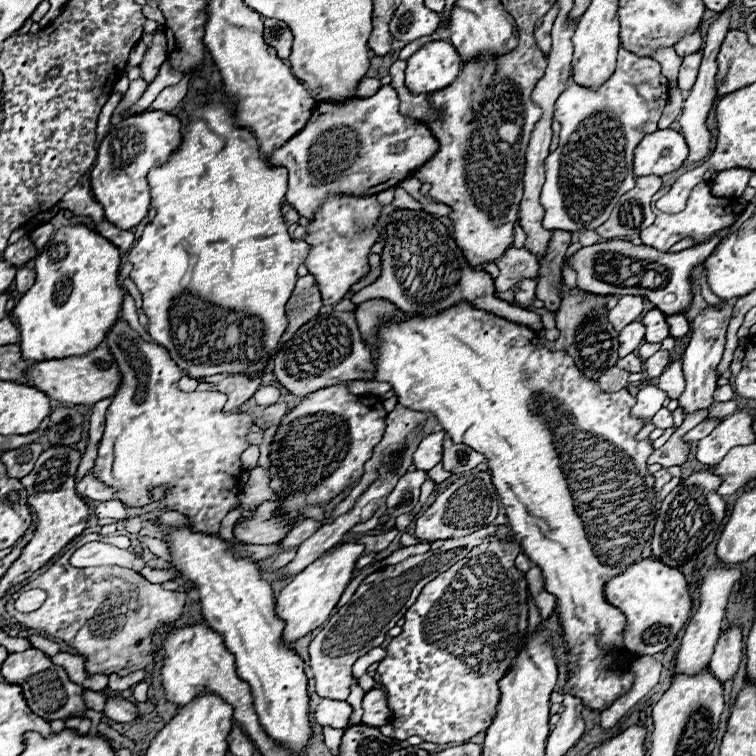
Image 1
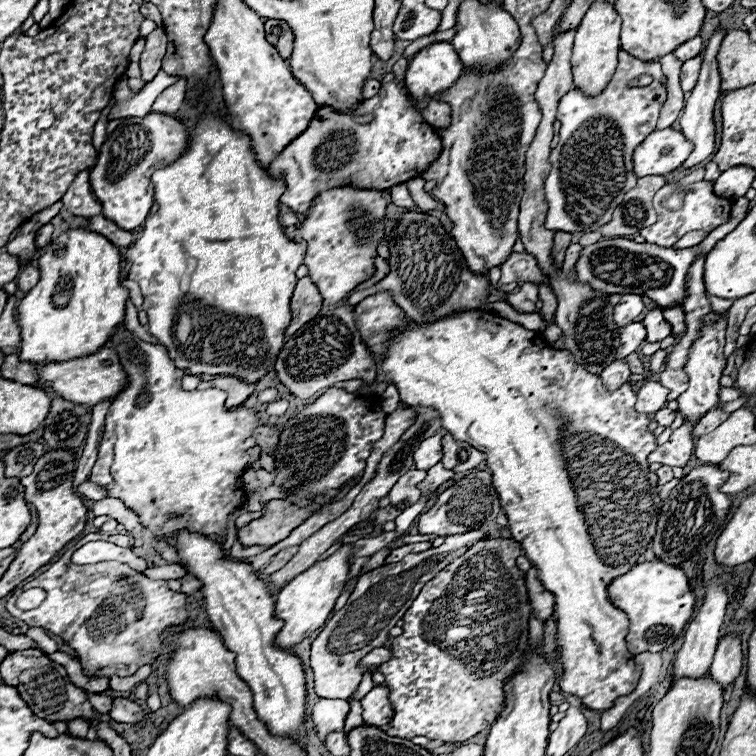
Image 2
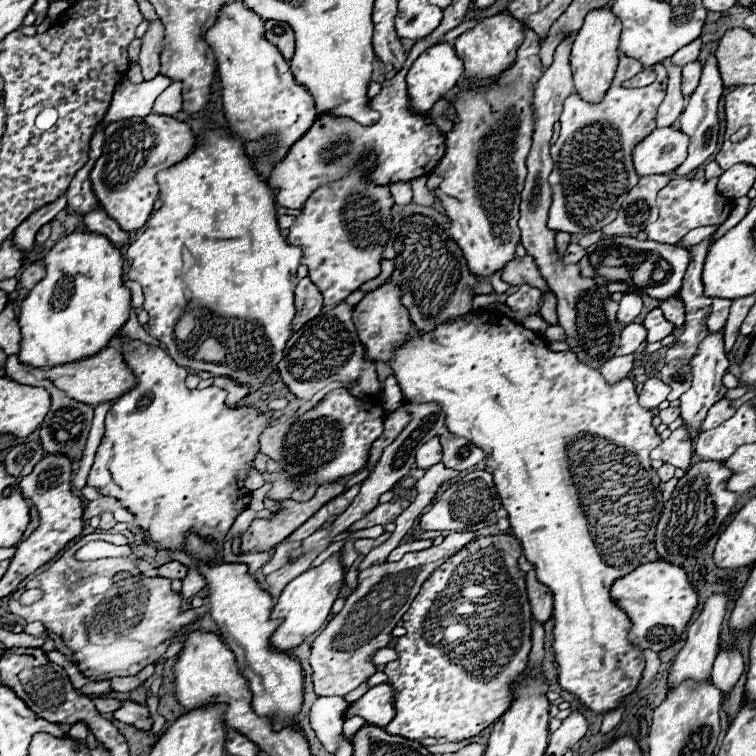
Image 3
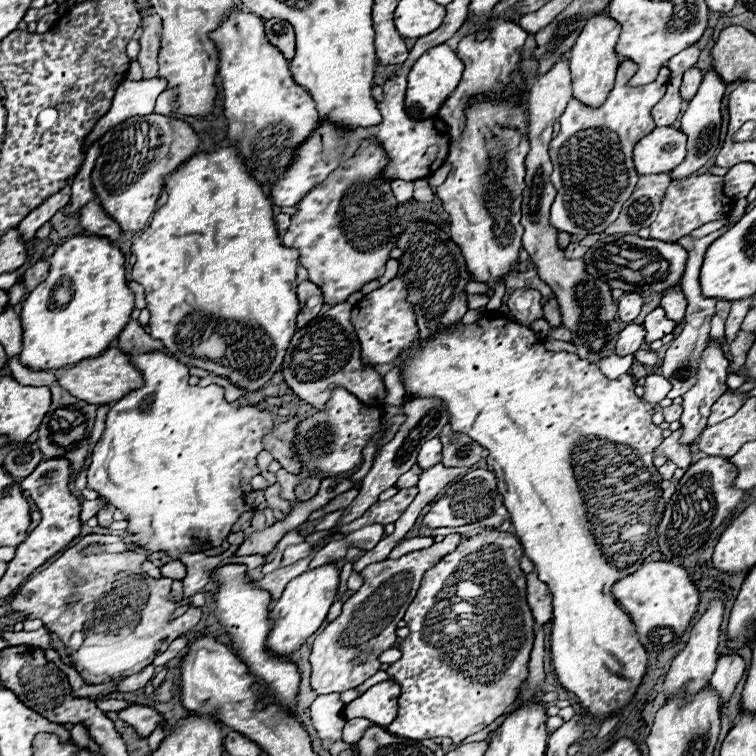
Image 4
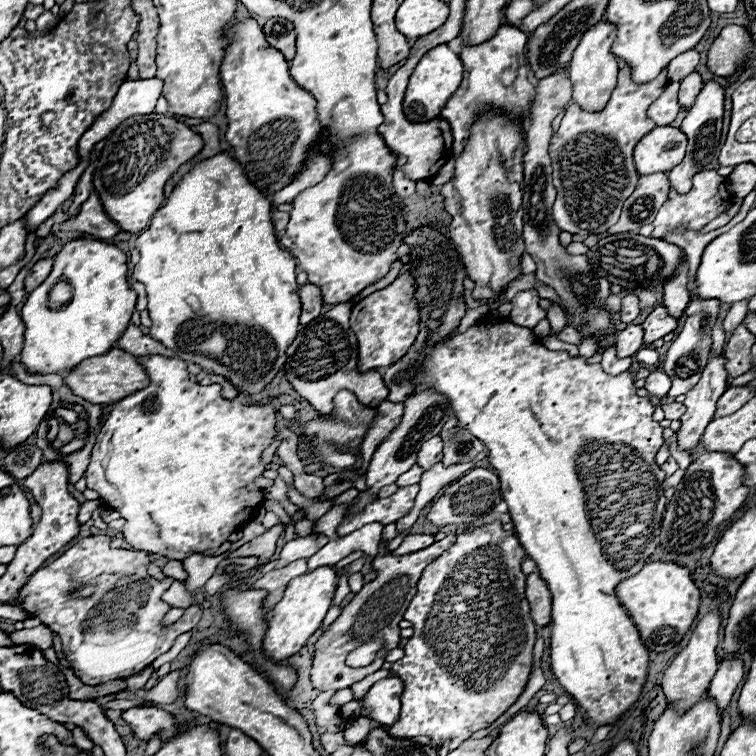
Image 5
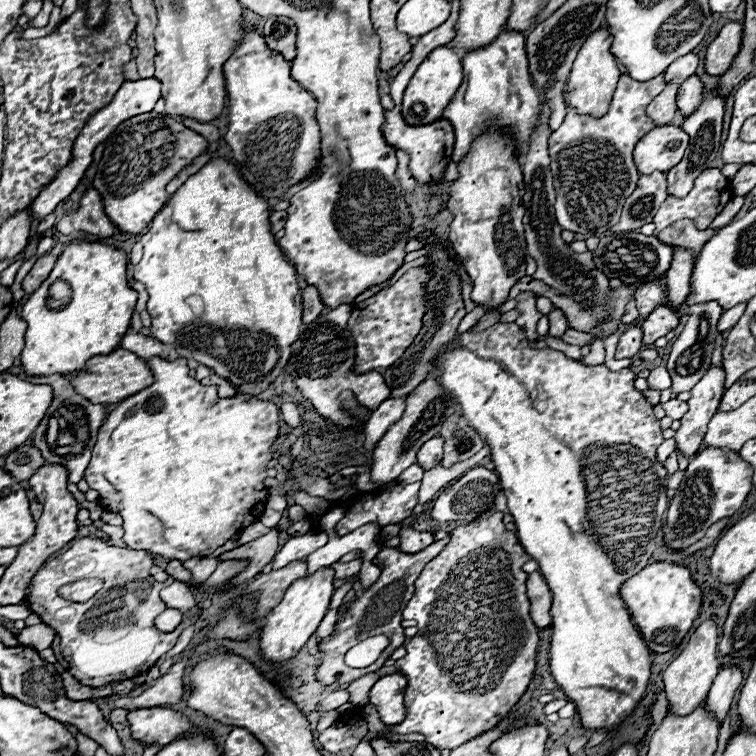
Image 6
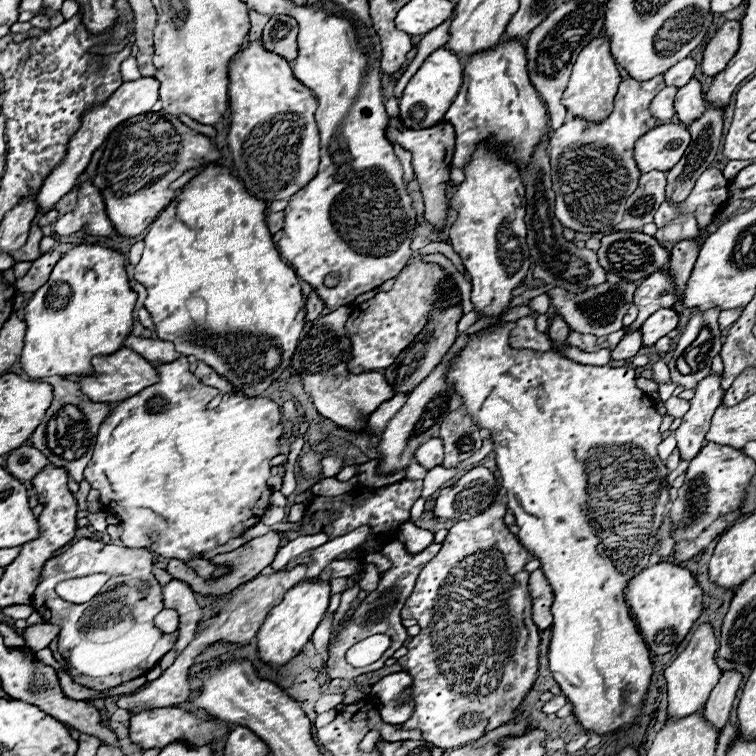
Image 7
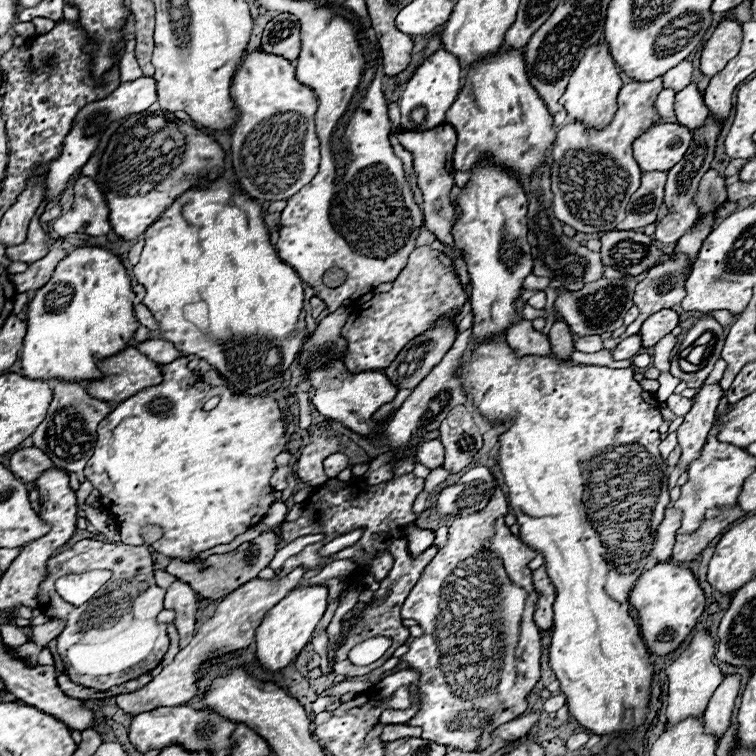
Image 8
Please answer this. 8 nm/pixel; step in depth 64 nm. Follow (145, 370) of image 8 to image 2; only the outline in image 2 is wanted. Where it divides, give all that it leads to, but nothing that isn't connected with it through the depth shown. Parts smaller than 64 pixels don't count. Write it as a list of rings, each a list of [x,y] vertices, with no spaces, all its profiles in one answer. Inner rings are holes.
[[[100,348],[98,352],[84,356],[84,358],[74,358],[66,362],[50,362],[50,364],[36,364],[38,370],[38,382],[42,388],[52,388],[58,396],[62,396],[68,402],[74,404],[86,404],[94,406],[102,400],[114,398],[124,386],[126,386],[126,374],[120,366],[120,360],[112,348]]]

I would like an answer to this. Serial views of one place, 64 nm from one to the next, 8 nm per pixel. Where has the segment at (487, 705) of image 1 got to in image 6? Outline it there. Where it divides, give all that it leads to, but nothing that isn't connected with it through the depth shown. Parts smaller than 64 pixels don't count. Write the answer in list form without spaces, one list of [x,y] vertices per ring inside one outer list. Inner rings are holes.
[[[494,512],[486,520],[476,520],[468,526],[452,530],[450,544],[422,570],[416,580],[416,594],[404,608],[404,620],[418,622],[418,634],[406,644],[406,656],[396,660],[396,670],[408,680],[404,692],[406,718],[392,726],[392,734],[424,734],[426,742],[444,750],[466,742],[466,734],[482,734],[500,722],[502,716],[520,700],[526,692],[536,670],[536,646],[538,628],[530,620],[526,580],[522,564],[530,560],[524,548],[518,544],[514,532],[508,532],[502,522],[502,512]]]

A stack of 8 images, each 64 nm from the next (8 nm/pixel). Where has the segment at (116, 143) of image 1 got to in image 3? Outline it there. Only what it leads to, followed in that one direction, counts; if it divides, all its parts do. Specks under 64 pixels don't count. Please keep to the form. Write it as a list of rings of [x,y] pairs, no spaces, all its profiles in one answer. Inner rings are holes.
[[[148,114],[146,118],[126,118],[112,122],[106,128],[104,152],[90,172],[92,190],[100,202],[100,208],[126,232],[142,228],[158,198],[156,174],[184,160],[192,152],[194,144],[196,138],[190,126],[178,122],[172,116]]]

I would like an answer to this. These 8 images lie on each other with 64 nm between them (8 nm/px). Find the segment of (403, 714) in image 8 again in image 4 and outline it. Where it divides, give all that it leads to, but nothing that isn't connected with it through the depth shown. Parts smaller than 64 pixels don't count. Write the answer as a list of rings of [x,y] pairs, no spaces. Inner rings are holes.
[[[392,680],[368,688],[362,696],[346,704],[346,718],[368,718],[376,726],[388,726],[398,714],[400,686]]]

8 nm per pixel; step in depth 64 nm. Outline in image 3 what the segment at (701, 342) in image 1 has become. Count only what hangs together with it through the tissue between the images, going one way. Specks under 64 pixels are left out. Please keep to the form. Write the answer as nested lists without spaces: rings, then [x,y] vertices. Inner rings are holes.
[[[708,332],[708,336],[700,342],[698,352],[690,360],[690,368],[692,368],[692,388],[680,396],[680,410],[682,410],[684,426],[688,426],[690,438],[694,438],[698,434],[700,424],[704,422],[708,410],[718,400],[722,400],[726,394],[726,388],[722,386],[722,376],[728,370],[728,358],[724,352],[724,334],[722,332]]]

